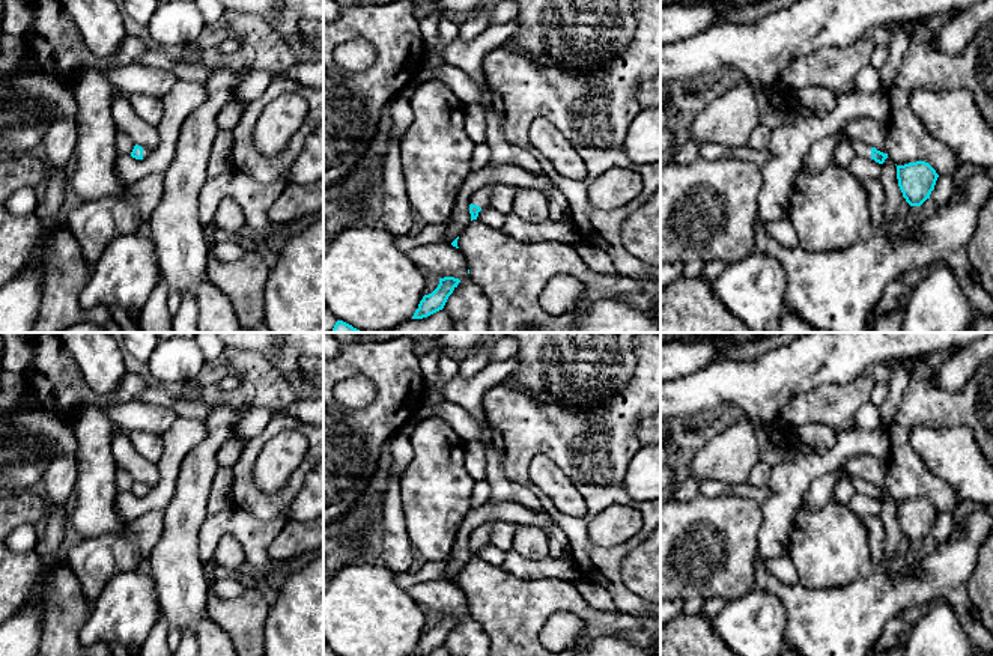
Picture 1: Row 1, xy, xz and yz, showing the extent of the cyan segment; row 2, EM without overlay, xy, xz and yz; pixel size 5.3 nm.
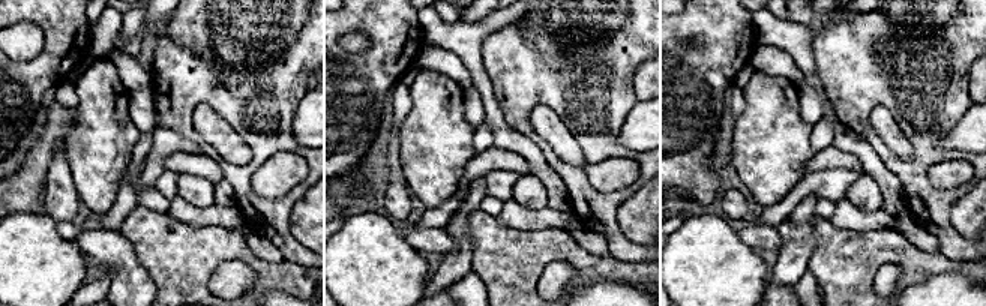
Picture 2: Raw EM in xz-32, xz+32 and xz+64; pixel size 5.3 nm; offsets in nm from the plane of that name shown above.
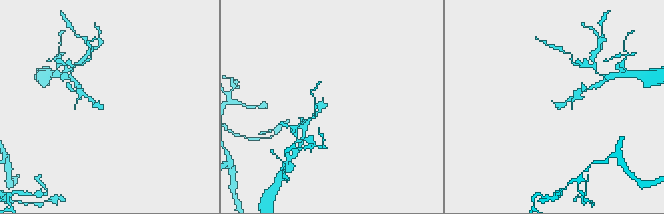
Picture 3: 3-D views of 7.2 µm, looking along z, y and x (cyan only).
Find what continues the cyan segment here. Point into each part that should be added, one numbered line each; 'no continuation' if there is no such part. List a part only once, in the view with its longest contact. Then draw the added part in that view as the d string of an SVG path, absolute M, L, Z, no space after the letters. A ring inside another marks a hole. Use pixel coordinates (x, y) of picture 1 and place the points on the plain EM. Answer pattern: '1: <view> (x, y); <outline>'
1: xz (480, 534); M487 521L487 522L478 525L472 531L471 540L480 543L481 546L486 545L489 542L489 534L490 534L492 525L493 525L493 521Z

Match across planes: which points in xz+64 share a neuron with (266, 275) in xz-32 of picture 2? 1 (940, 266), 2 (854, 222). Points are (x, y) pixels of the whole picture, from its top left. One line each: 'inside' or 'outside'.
1: inside
2: outside

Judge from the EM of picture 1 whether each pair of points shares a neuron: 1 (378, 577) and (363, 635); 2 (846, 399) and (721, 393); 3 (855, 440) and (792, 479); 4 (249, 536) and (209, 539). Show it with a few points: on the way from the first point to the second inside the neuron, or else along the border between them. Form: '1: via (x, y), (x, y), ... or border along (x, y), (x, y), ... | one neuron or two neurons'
1: via (367, 592), (363, 601), (363, 620) | one neuron
2: border along (828, 382), (795, 394), (778, 413), (774, 425) | two neurons
3: via (840, 453), (828, 462), (807, 467) | one neuron
4: via (239, 528), (218, 530) | one neuron

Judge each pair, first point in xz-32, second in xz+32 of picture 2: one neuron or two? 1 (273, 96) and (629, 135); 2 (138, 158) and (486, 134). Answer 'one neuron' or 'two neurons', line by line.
1: two neurons
2: one neuron

